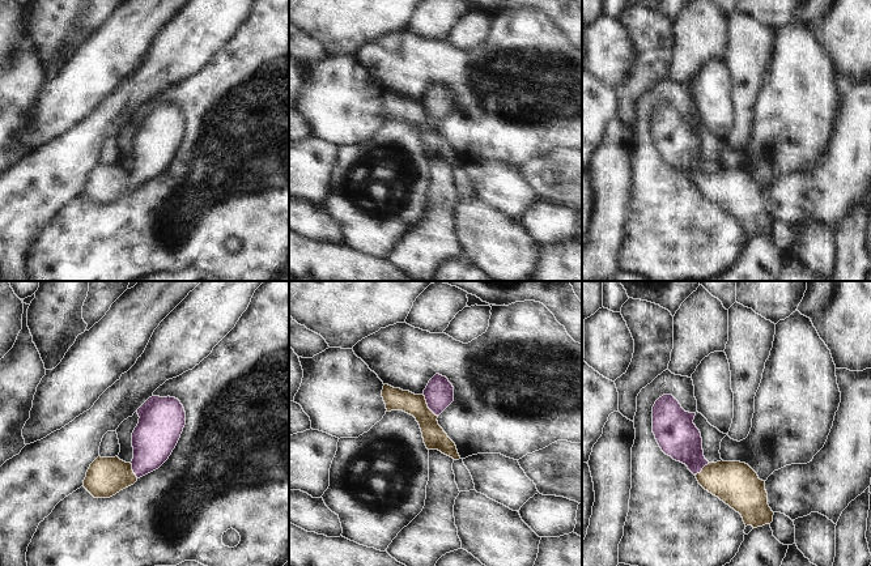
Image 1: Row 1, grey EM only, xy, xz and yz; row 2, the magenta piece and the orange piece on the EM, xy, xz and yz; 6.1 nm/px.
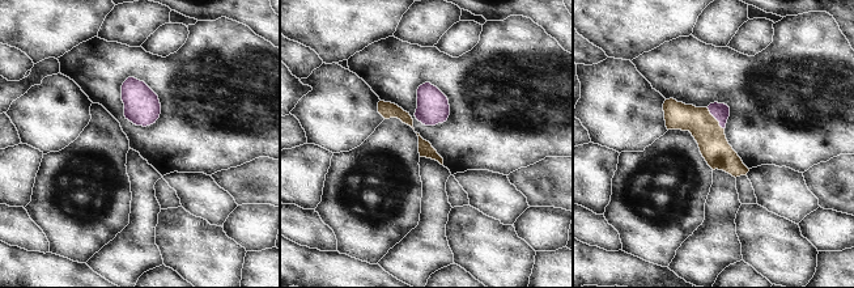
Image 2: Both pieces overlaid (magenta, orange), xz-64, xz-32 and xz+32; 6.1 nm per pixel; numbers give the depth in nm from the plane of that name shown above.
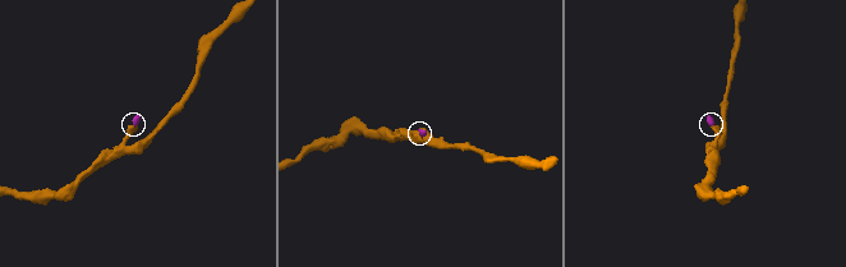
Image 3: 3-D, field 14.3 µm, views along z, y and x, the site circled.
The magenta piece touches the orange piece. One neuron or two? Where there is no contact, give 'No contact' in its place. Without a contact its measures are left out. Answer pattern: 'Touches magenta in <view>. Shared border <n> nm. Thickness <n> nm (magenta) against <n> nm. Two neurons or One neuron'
Touches magenta in xz. Shared border 170 nm. Thickness 180 nm (magenta) against 140 nm. One neuron

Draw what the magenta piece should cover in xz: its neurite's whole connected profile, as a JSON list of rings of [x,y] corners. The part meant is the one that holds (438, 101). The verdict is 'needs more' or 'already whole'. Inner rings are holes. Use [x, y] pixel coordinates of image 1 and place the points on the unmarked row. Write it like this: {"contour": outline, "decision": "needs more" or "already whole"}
{"contour": [[[436,81],[422,102],[384,92],[382,105],[386,119],[403,118],[416,125],[428,157],[438,157],[454,167],[460,166],[455,150],[437,128],[438,123],[454,108],[454,94],[446,84]]], "decision": "needs more"}

